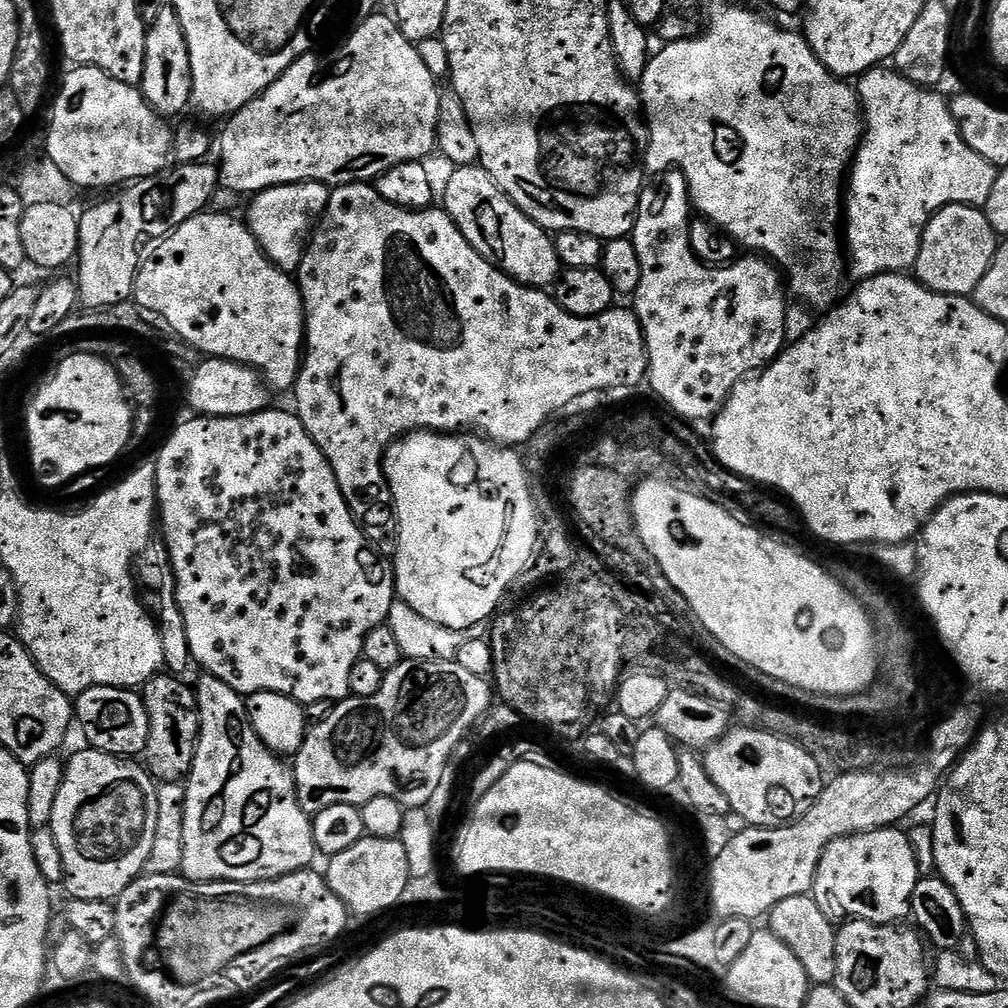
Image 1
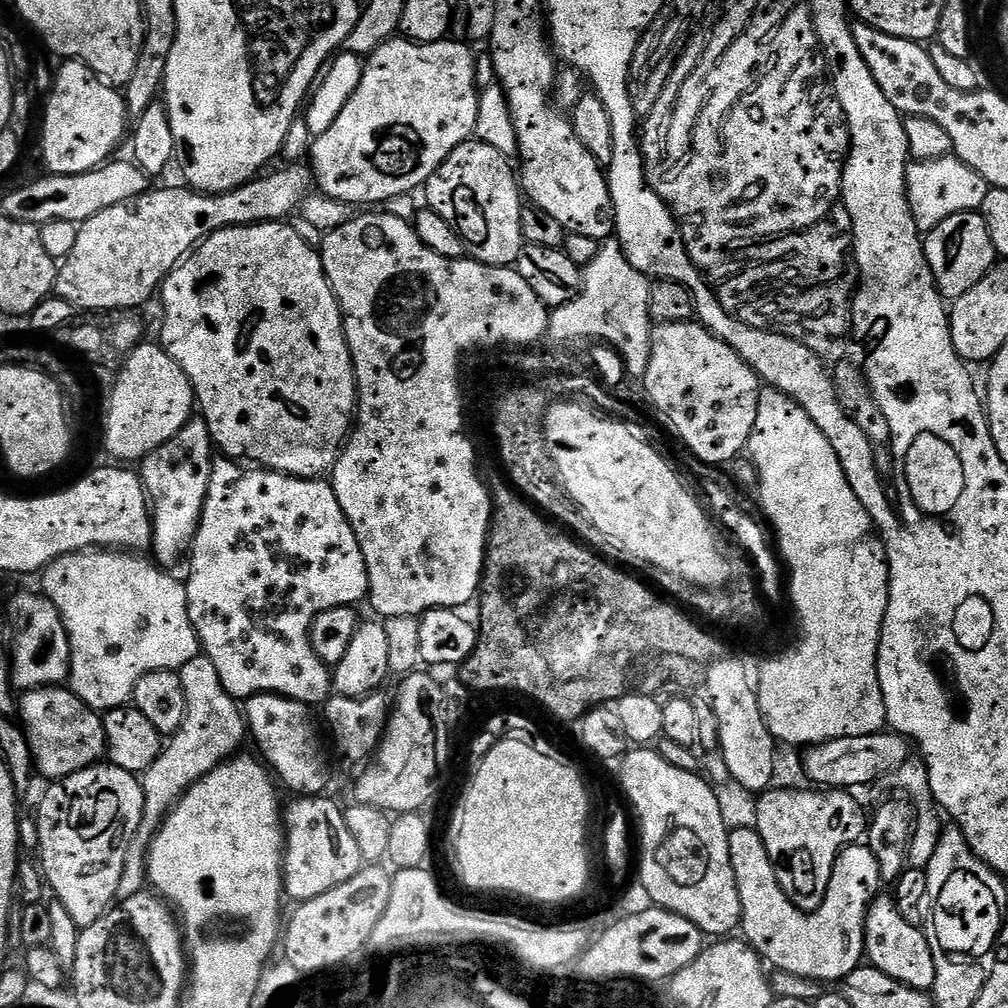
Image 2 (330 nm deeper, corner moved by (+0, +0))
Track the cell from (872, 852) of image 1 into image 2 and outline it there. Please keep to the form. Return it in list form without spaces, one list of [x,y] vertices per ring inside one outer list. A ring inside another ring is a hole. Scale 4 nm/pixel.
[[[881,894],[873,900],[866,914],[864,950],[866,960],[882,974],[894,978],[911,988],[930,990],[934,986],[934,954],[928,936],[917,925],[906,922],[891,895]]]

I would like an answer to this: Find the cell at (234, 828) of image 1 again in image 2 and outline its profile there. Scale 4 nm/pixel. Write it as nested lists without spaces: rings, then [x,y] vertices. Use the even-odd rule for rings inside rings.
[[[327,795],[296,798],[286,808],[286,847],[284,850],[284,891],[293,901],[303,902],[342,886],[362,867],[358,842],[346,826],[344,808]]]

